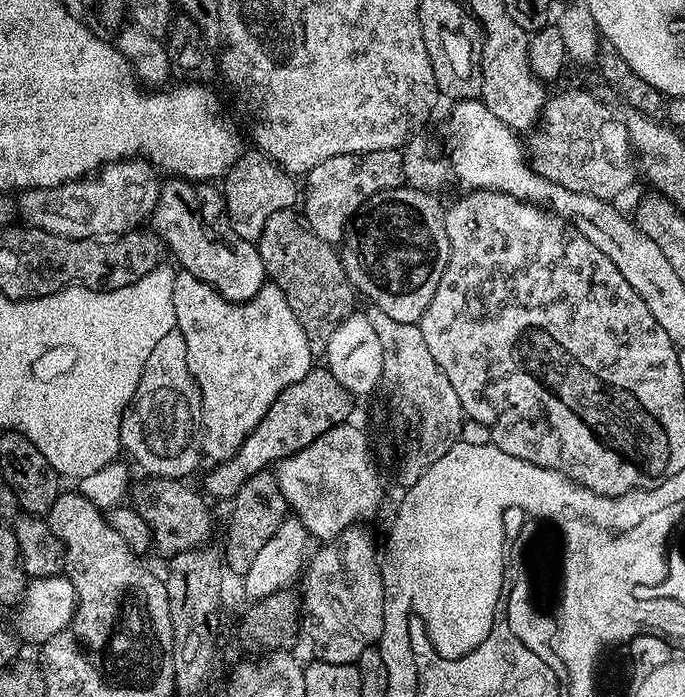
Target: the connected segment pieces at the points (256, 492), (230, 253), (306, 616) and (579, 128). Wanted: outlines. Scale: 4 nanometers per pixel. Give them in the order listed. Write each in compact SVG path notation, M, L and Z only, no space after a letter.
M265 470L254 474L238 490L238 494L231 501L232 517L228 520L228 541L222 547L222 560L227 571L243 578L254 566L254 558L258 558L258 550L274 538L274 534L282 522L289 515L290 509L287 500L284 499L282 490L278 486L275 475Z
M183 178L169 181L169 184L161 183L158 202L150 217L151 231L159 236L165 249L180 263L183 271L194 274L194 278L206 282L218 294L236 304L254 299L266 283L259 247L253 241L234 235L223 240L208 217L207 206L200 200L192 200L193 185Z
M357 526L354 528L347 528L342 532L342 534L338 534L336 539L331 542L324 542L319 545L320 549L317 550L316 553L313 551L311 553L310 559L307 561L306 567L302 573L302 585L304 584L304 592L302 591L302 624L303 627L306 629L306 636L308 632L308 636L312 639L312 644L316 647L315 655L319 657L321 660L325 660L326 662L330 662L331 664L355 664L357 660L360 659L360 655L362 654L362 650L366 650L367 648L379 645L380 642L380 635L382 634L382 630L384 629L384 580L380 577L380 565L382 563L381 557L378 555L378 548L376 552L376 540L374 537L371 536L370 533L367 532L367 527L364 526Z
M560 92L557 96L549 95L544 105L544 114L538 121L538 127L531 133L532 141L527 141L526 148L530 153L530 163L534 171L542 178L546 178L550 182L554 182L558 186L564 186L566 190L574 190L578 194L590 194L594 198L602 198L609 202L615 201L615 196L620 196L638 177L638 164L634 159L632 151L632 143L628 137L628 131L624 125L623 119L619 115L615 116L602 101L596 96L591 96L588 92Z

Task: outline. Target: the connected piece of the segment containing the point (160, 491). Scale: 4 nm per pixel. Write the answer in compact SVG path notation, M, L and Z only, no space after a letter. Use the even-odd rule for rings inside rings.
M165 476L144 478L140 485L136 484L131 489L131 507L135 508L138 514L142 514L142 518L146 518L146 526L150 526L152 531L155 551L160 551L164 558L171 558L209 543L212 512L208 509L209 501L199 491L197 492L188 485L188 482L167 480Z

